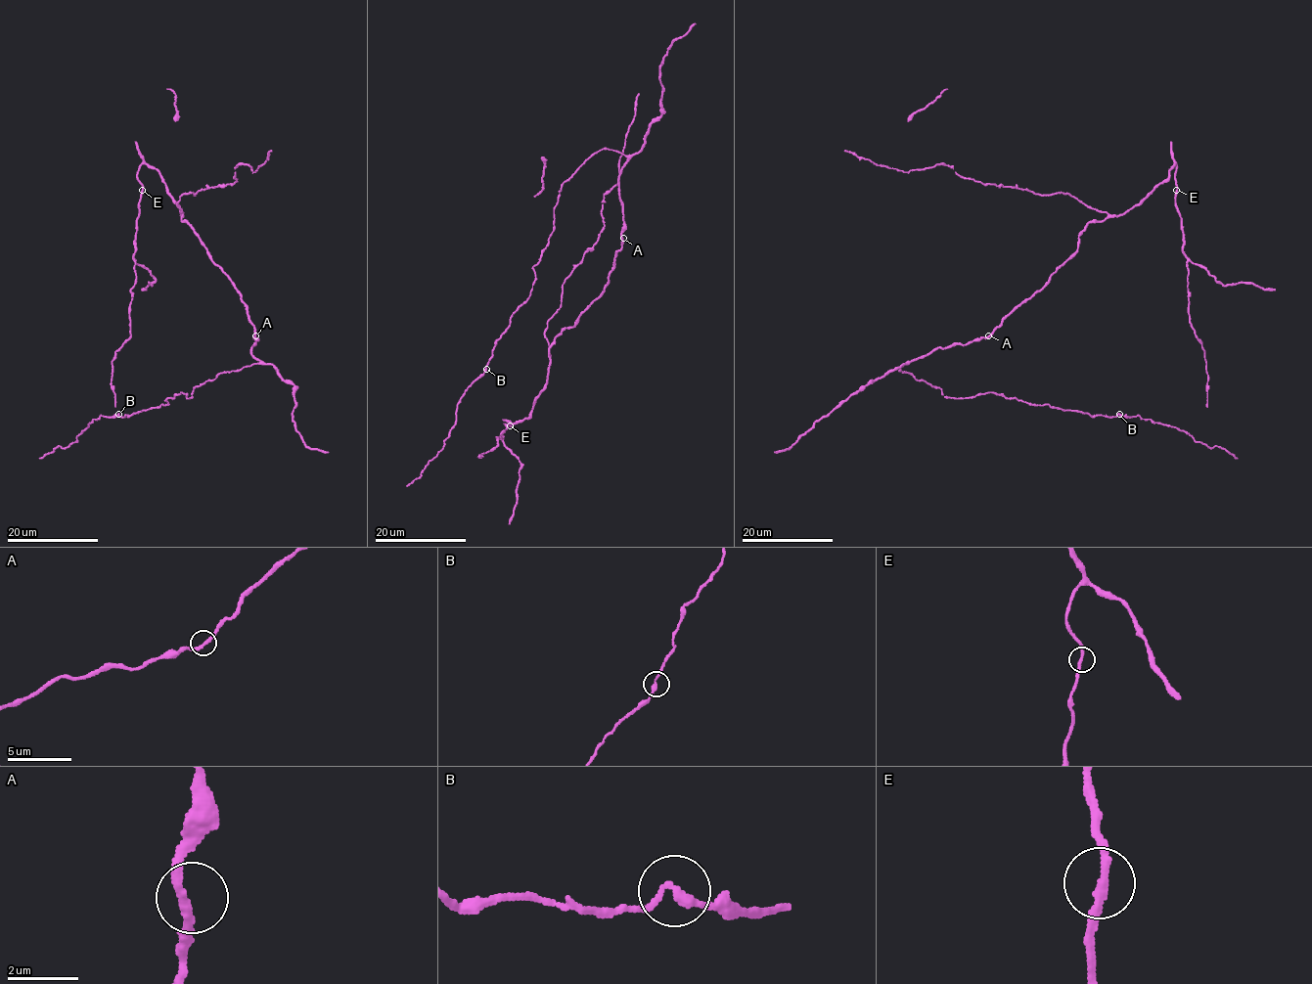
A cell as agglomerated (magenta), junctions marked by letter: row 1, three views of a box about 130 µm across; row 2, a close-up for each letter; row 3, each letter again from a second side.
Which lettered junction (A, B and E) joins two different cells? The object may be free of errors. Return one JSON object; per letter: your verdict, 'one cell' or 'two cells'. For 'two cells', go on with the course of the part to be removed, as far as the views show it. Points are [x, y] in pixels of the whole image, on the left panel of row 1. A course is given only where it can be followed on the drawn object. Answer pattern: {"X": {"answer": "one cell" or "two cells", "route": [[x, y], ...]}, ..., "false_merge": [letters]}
{"A": {"answer": "one cell"}, "B": {"answer": "one cell"}, "E": {"answer": "one cell"}, "false_merge": []}

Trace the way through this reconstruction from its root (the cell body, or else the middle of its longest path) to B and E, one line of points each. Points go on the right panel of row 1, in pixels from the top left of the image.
B: (988, 335), (965, 344), (935, 348), (899, 370), (939, 388), (949, 397), (995, 392), (1092, 416), (1119, 415)
E: (988, 335), (1038, 291), (1076, 249), (1079, 235), (1089, 222), (1125, 214), (1167, 178), (1175, 164), (1176, 190)

